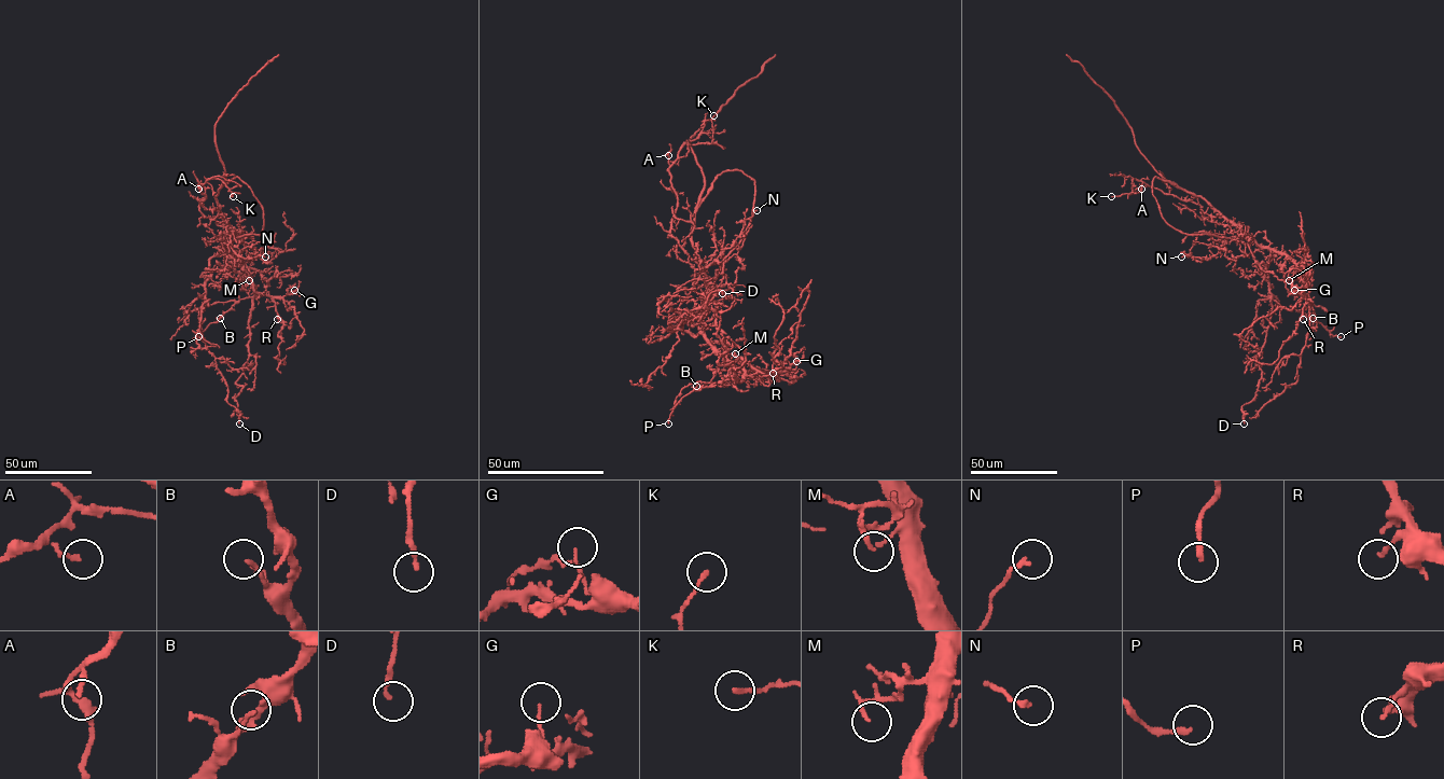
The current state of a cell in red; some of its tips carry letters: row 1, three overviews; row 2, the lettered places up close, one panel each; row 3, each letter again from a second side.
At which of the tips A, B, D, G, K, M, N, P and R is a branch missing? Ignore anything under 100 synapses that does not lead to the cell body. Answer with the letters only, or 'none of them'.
none of them

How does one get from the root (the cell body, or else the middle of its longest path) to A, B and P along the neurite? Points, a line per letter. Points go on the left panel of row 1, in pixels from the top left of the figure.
A: (219, 208), (220, 217), (206, 217), (199, 209), (205, 195), (199, 185), (198, 189)
B: (219, 208), (230, 230), (225, 249), (245, 265), (255, 291), (253, 296), (237, 301), (220, 318)
P: (219, 208), (230, 230), (225, 249), (245, 265), (255, 293), (237, 301), (198, 336)

